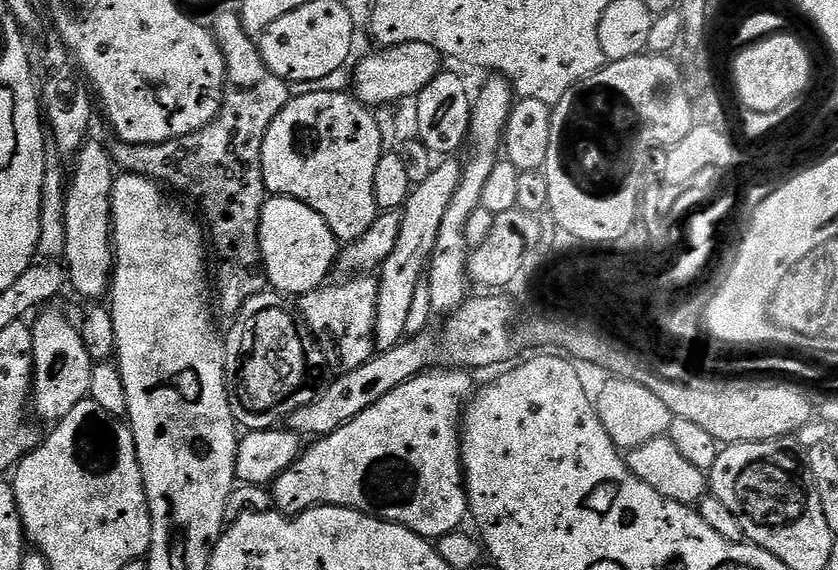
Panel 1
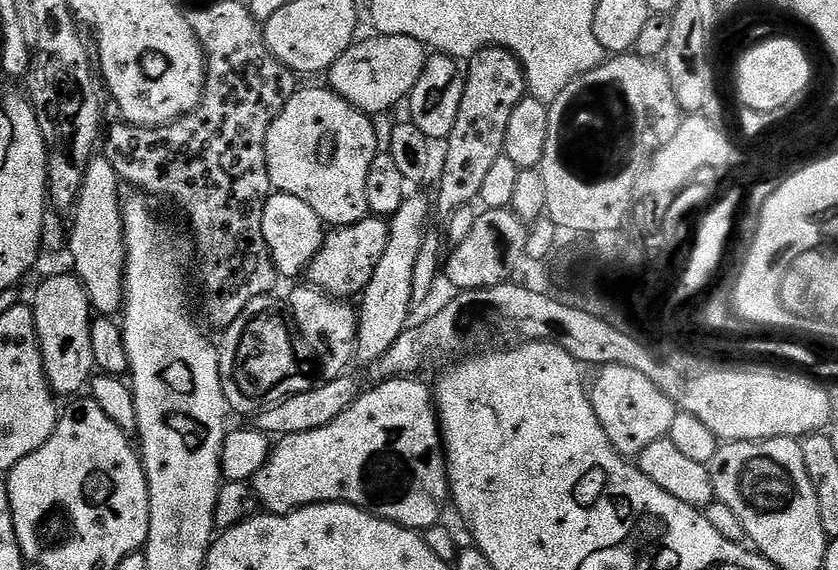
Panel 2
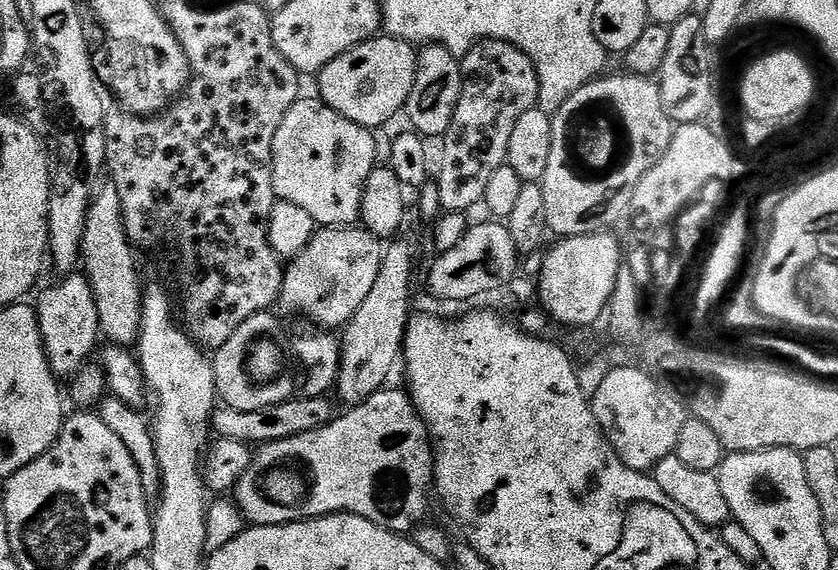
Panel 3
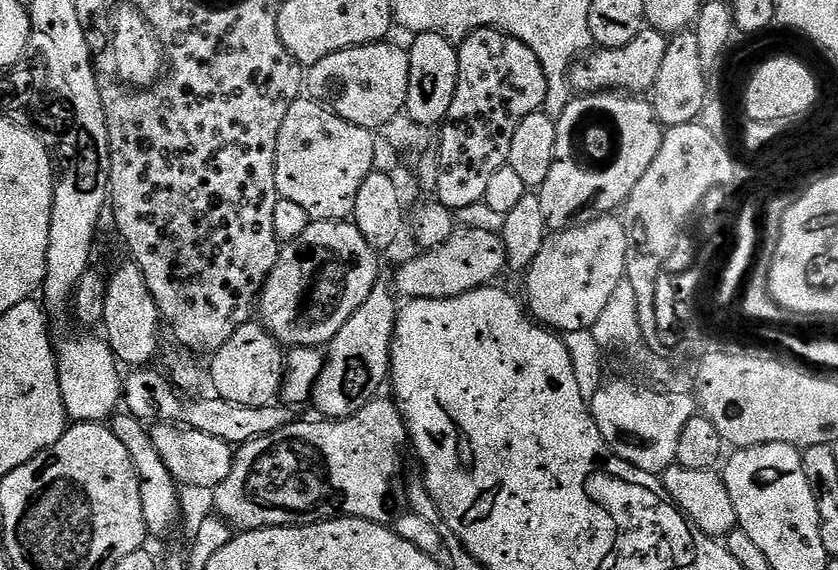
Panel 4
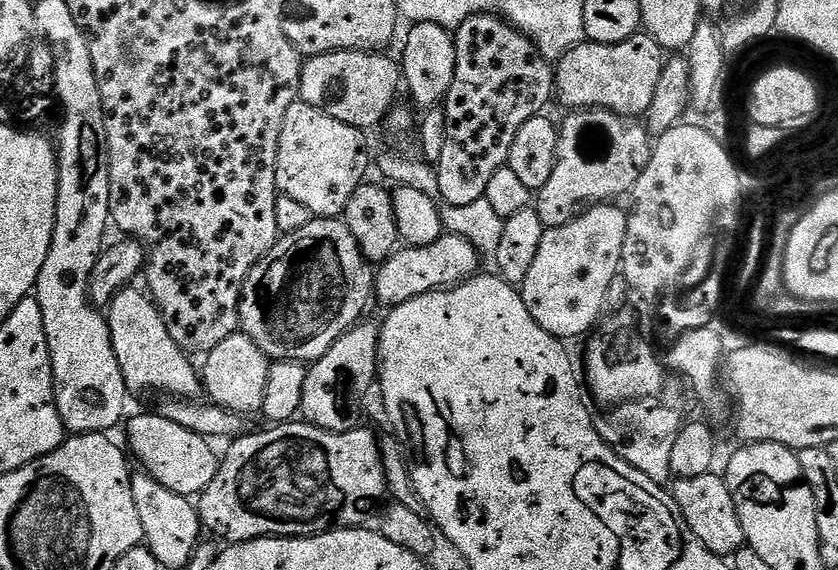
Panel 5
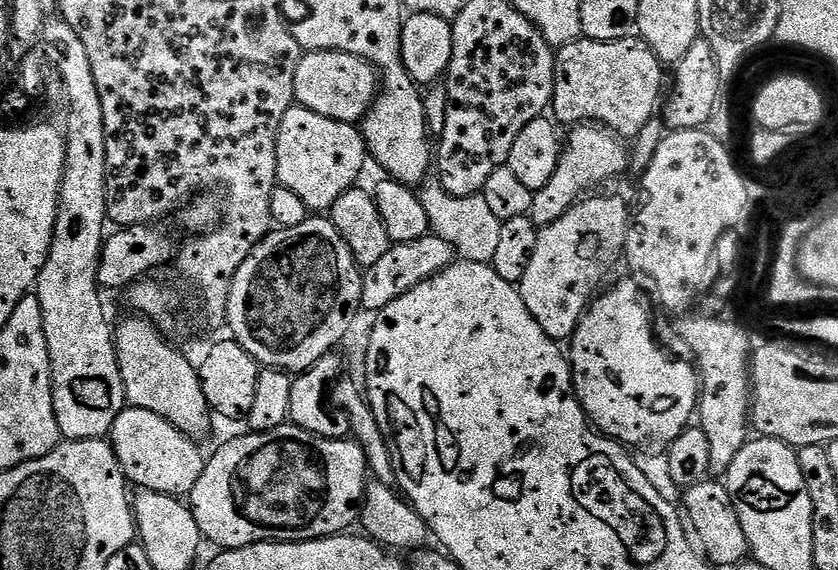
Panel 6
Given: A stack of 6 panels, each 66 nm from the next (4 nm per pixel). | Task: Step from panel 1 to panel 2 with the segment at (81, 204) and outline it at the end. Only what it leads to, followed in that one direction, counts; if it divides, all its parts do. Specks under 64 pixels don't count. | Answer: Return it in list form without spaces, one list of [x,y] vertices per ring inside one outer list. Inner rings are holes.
[[[102,154],[93,155],[84,176],[84,185],[76,207],[66,245],[67,255],[72,255],[74,275],[84,282],[84,288],[93,309],[112,318],[124,307],[124,259],[128,249],[124,247],[124,210],[122,207],[122,181],[114,166]]]

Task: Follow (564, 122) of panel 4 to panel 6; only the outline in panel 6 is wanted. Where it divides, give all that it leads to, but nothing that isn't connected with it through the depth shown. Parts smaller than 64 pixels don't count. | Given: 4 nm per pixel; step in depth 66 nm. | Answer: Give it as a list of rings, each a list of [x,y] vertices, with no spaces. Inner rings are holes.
[[[585,122],[575,125],[567,133],[562,144],[558,170],[554,170],[554,178],[542,186],[542,190],[532,194],[531,218],[536,223],[537,228],[545,228],[566,210],[570,210],[581,199],[580,188],[592,188],[595,184],[604,184],[607,180],[612,180],[615,176],[620,176],[630,168],[630,148],[625,137],[618,135],[614,130],[610,130],[604,124],[595,122]]]

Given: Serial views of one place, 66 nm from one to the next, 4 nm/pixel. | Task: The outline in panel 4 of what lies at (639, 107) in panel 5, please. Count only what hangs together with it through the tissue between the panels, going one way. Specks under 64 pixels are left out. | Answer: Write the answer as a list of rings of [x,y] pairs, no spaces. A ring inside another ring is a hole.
[[[645,27],[643,32],[637,34],[630,42],[626,42],[626,46],[589,51],[583,59],[572,65],[571,87],[580,94],[607,92],[609,90],[619,90],[629,94],[651,93],[654,82],[658,78],[658,70],[662,70],[662,58],[666,54],[668,41],[669,37],[665,33],[659,32],[656,28]]]

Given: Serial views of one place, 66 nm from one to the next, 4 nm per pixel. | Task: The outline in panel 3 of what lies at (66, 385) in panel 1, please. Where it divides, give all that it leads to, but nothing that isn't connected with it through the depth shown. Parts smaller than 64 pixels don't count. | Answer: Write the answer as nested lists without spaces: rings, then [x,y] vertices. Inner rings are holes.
[[[76,270],[65,280],[60,280],[57,284],[52,284],[40,296],[40,301],[35,301],[34,307],[38,314],[38,322],[42,330],[42,338],[44,339],[44,352],[48,356],[48,365],[52,368],[52,373],[57,378],[75,378],[79,374],[80,369],[89,363],[88,360],[92,356],[92,351],[96,348],[96,339],[101,339],[102,333],[100,323],[98,322],[98,306],[94,302],[94,294],[92,293],[92,283],[89,282],[83,271]]]

